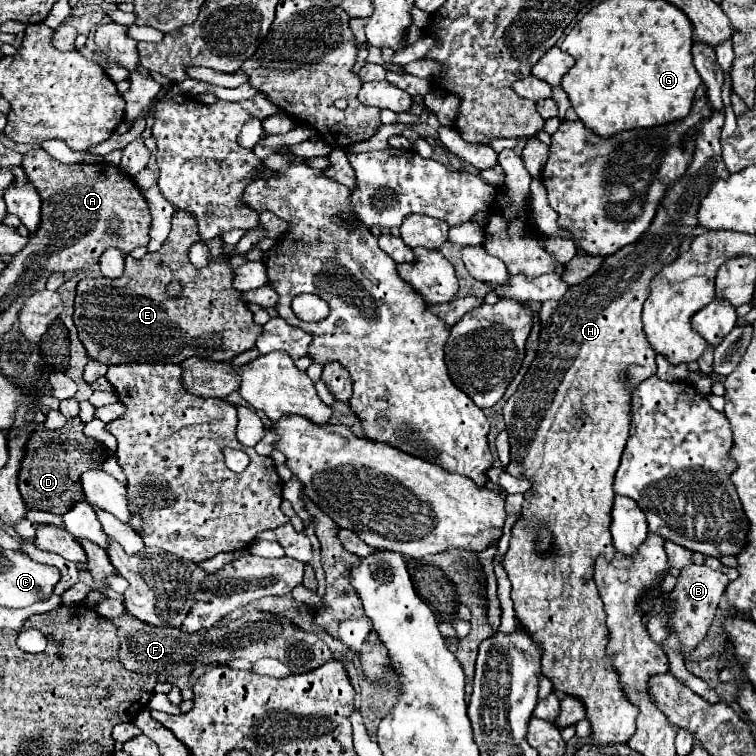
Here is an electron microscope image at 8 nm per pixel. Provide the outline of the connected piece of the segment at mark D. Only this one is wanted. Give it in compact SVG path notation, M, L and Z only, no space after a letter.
M70 418L62 430L40 430L28 440L26 456L18 476L18 488L28 508L64 514L70 510L72 502L82 500L80 474L90 468L100 468L100 462L104 460L102 446L92 438L86 438L82 430L84 424L80 418Z

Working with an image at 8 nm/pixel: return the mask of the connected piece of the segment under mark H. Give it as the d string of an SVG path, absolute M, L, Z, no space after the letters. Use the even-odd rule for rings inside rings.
M724 108L722 110L716 110L710 118L702 120L694 130L692 134L696 132L696 140L694 140L694 156L692 156L692 162L688 164L686 168L686 174L682 178L678 178L676 182L672 182L656 210L656 216L650 224L650 228L642 234L642 238L638 238L636 242L624 246L622 250L618 250L616 254L612 256L606 256L604 258L604 264L600 266L600 270L596 274L592 274L590 278L586 278L586 282L580 282L580 284L574 284L574 286L568 286L564 298L560 300L554 300L554 302L542 302L542 306L538 308L538 318L540 318L540 344L538 344L538 350L536 350L536 358L532 360L528 372L524 374L524 380L520 382L518 390L506 400L506 404L502 406L502 416L504 416L504 422L506 422L506 432L508 432L508 438L510 438L510 464L506 466L506 472L510 472L512 476L518 476L518 478L528 478L532 482L532 488L524 494L524 504L522 504L522 516L520 520L514 524L512 528L512 538L510 538L510 546L508 546L508 552L504 554L504 560L502 560L502 566L512 582L512 602L514 602L514 612L516 612L516 622L520 624L520 628L536 642L542 646L542 656L540 656L540 664L542 664L542 672L544 676L552 682L554 686L554 692L558 694L564 694L564 696L574 696L578 698L584 708L586 708L586 720L590 722L590 730L592 730L592 738L594 738L594 744L596 746L608 746L608 744L626 744L632 736L634 736L634 730L636 730L636 716L638 716L638 710L634 704L628 702L628 698L624 696L622 688L620 688L620 682L618 682L618 674L616 670L610 666L612 662L604 658L606 654L606 644L608 644L608 630L606 630L606 614L604 614L604 604L600 600L600 594L598 594L598 588L594 584L594 560L598 554L606 556L606 560L612 560L614 556L614 544L612 544L612 536L610 536L610 506L612 506L612 500L614 500L614 490L612 490L612 484L614 484L614 474L616 474L616 468L620 464L620 454L626 446L626 440L628 440L628 426L630 426L630 398L632 398L632 390L634 390L634 384L636 382L642 382L650 376L656 374L656 352L650 348L650 342L646 340L644 336L644 330L642 330L642 306L648 298L648 290L650 290L650 280L670 262L676 260L676 256L680 254L680 244L682 240L698 226L698 206L702 202L702 198L710 192L710 186L714 182L718 182L720 178L728 178L730 172L726 170L724 162L722 162L722 152L720 152L720 132L722 132L722 126L724 126ZM540 526L546 526L552 536L554 536L554 548L550 554L538 554L536 552L536 542L538 542L538 530Z

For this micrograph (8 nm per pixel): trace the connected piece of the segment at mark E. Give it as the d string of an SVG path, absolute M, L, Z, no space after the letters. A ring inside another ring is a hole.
M178 210L172 216L172 230L164 246L148 254L142 260L126 258L126 270L120 278L94 278L94 280L80 280L76 288L76 310L74 310L74 324L78 328L78 338L84 344L86 356L90 360L102 362L106 366L128 364L128 362L170 362L182 364L186 358L196 356L212 362L228 362L236 354L250 350L262 332L262 326L256 326L252 320L252 312L248 310L246 302L240 300L240 292L232 288L232 268L226 260L226 252L222 250L222 238L214 238L204 242L210 248L210 262L204 268L196 268L188 252L192 244L200 242L198 224L194 222L192 214ZM172 280L180 280L184 284L180 298L166 296L166 286Z

